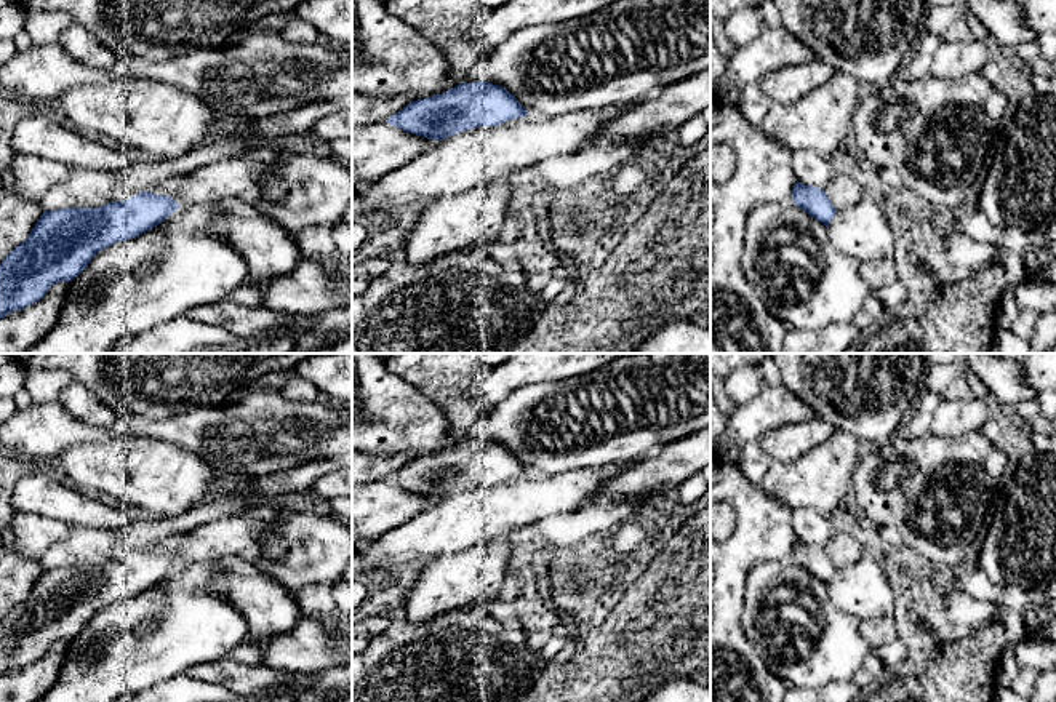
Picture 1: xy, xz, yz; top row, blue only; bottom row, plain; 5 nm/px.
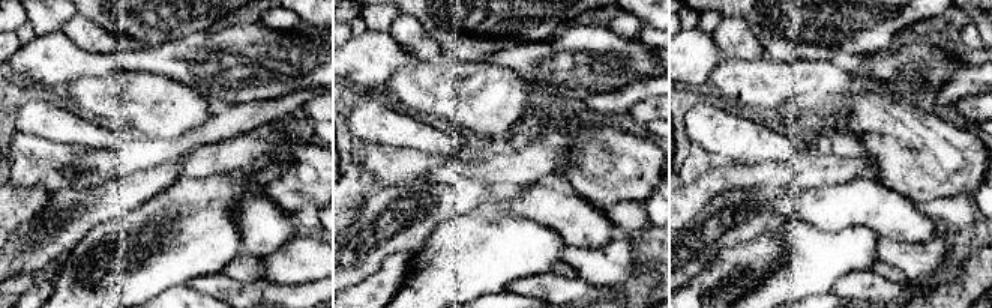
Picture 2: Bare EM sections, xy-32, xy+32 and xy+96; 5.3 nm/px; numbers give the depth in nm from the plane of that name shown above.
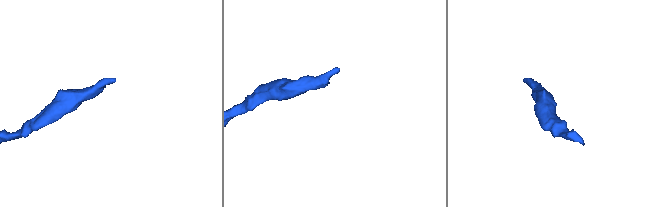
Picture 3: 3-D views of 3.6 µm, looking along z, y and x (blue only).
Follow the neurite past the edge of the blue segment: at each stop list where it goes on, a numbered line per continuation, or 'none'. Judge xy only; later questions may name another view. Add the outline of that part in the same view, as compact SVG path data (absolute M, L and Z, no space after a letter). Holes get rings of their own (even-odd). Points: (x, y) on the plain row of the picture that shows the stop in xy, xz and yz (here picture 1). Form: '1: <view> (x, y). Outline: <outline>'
none

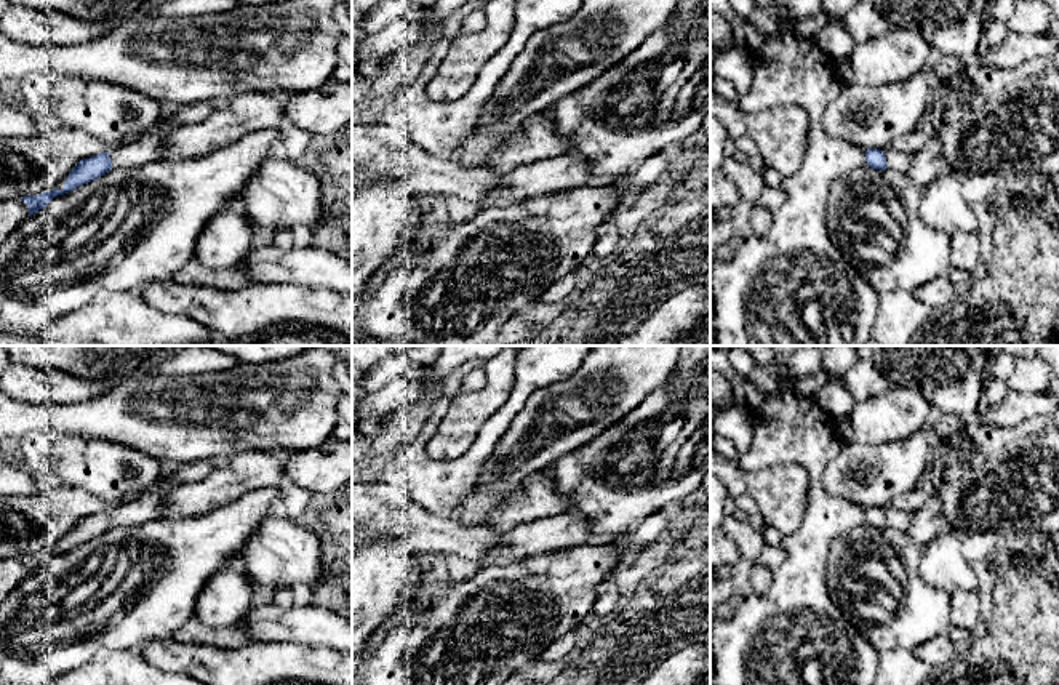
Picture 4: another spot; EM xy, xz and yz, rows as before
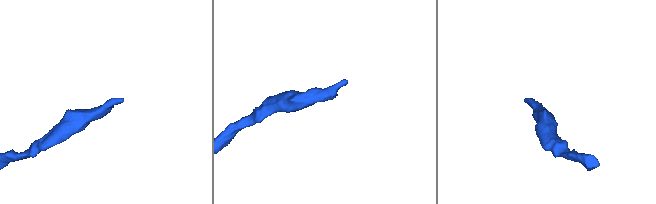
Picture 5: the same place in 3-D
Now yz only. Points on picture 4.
1: yz (896, 519). Outline: M889 506L886 509L883 509L883 511L885 511L885 515L886 515L888 527L894 528L894 530L902 530L909 514L904 512L904 511L896 511L896 509L889 507Z

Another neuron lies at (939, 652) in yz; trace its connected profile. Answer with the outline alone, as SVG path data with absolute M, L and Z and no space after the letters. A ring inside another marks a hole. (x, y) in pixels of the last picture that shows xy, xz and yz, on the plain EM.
M949 637L931 639L915 648L913 655L921 661L931 664L934 671L944 669L958 658L955 645Z

